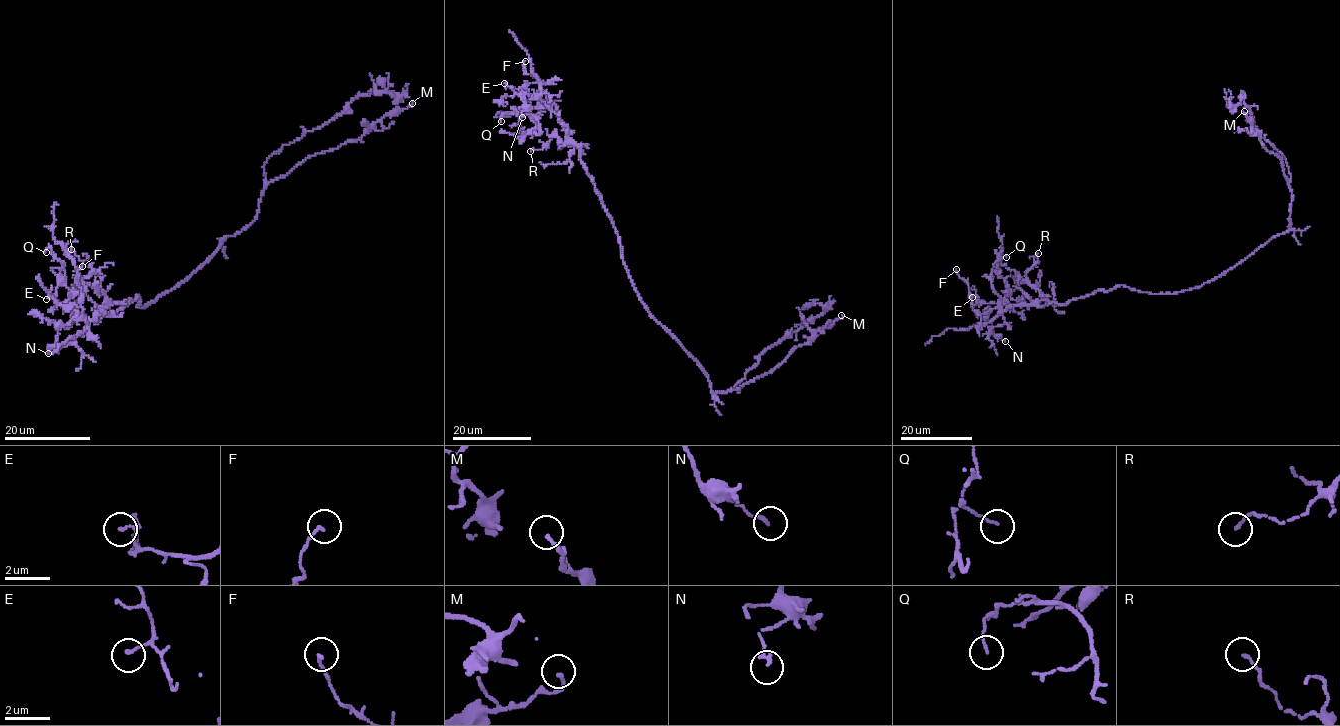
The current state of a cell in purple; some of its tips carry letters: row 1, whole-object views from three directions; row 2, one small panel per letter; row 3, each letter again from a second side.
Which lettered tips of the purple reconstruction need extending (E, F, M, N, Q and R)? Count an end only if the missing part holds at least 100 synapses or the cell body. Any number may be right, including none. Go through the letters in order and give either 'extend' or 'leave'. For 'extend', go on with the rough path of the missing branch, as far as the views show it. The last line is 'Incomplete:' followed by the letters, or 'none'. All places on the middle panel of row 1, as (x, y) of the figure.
E: leave
F: leave
M: leave
N: leave
Q: leave
R: leave
Incomplete: none

